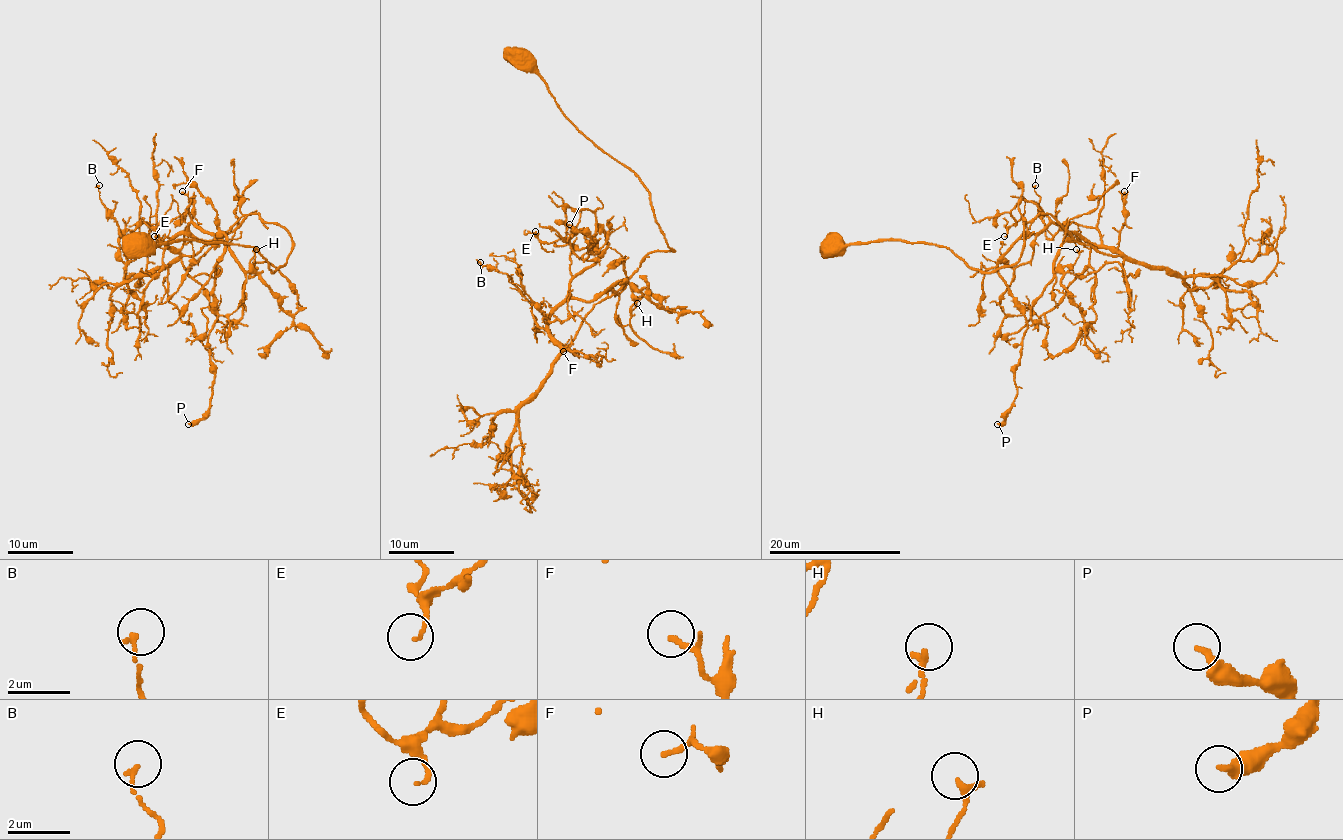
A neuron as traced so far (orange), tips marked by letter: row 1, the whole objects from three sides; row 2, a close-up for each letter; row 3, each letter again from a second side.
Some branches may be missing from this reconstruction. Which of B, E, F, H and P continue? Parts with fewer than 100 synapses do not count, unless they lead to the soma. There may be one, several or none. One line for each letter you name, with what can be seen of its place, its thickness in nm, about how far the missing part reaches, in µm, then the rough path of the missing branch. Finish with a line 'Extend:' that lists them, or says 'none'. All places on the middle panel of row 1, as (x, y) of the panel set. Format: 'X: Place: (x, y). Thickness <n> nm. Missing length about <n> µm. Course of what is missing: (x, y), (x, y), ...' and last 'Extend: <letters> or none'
Extend: none

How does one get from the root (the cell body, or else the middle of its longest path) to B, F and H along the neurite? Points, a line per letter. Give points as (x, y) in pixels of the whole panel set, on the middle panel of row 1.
B: (523, 60), (639, 178), (673, 251), (564, 300), (546, 328), (480, 262)
F: (523, 60), (561, 112), (639, 178), (673, 251), (650, 252), (561, 345), (574, 351), (563, 351)
H: (523, 60), (561, 112), (650, 196), (673, 251), (650, 252), (611, 289), (625, 280), (637, 303)

